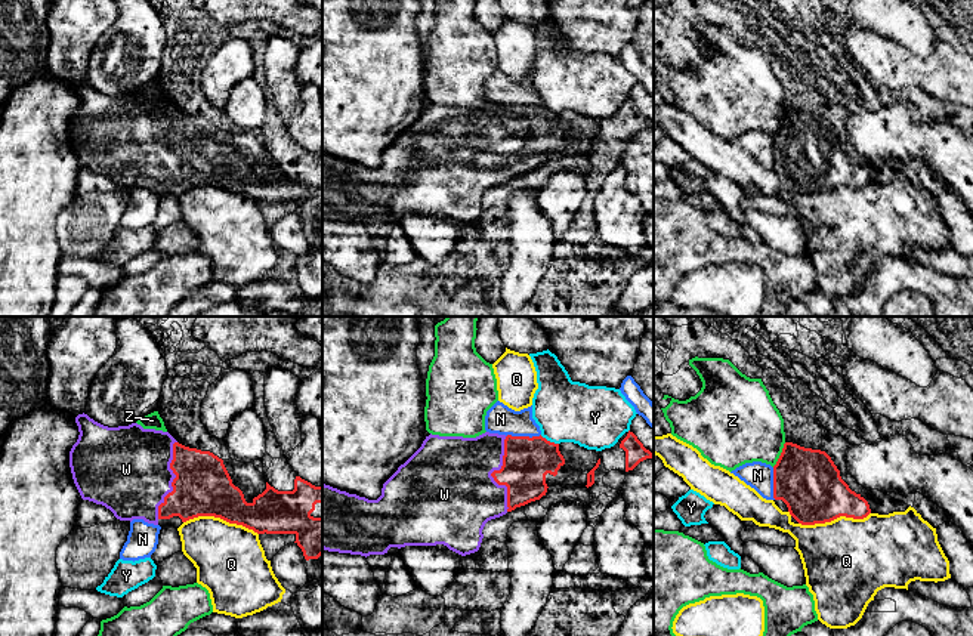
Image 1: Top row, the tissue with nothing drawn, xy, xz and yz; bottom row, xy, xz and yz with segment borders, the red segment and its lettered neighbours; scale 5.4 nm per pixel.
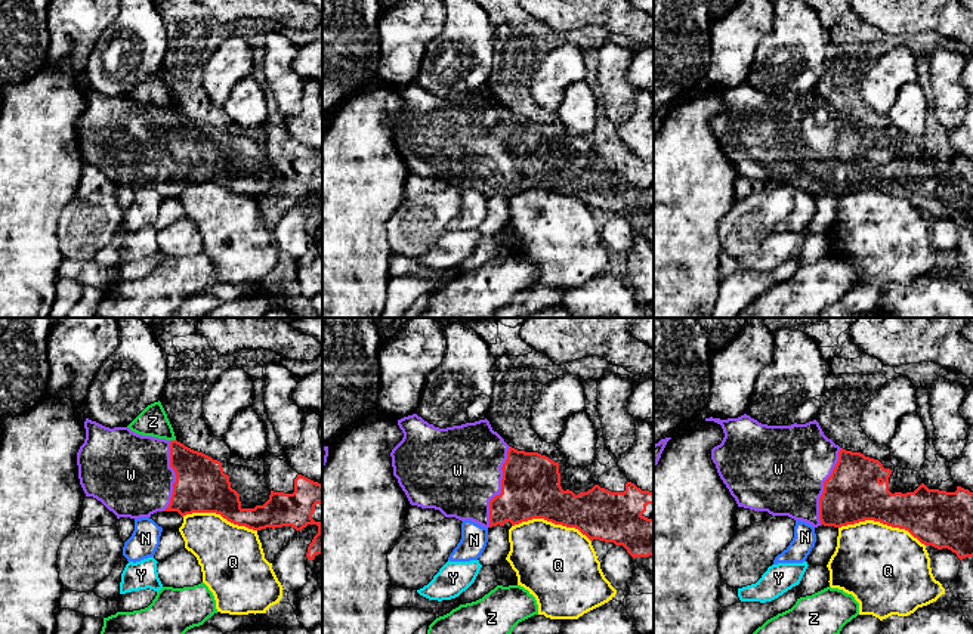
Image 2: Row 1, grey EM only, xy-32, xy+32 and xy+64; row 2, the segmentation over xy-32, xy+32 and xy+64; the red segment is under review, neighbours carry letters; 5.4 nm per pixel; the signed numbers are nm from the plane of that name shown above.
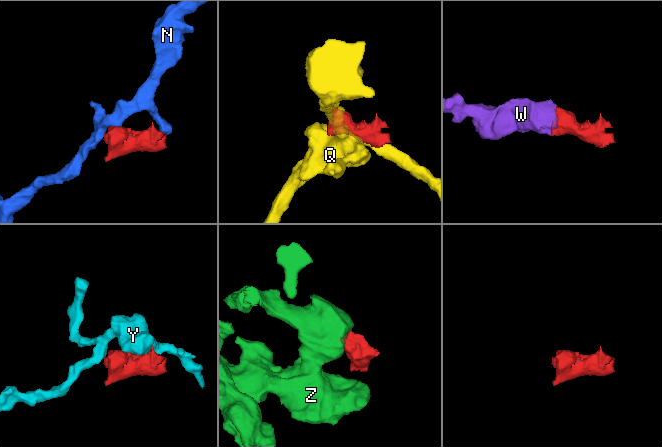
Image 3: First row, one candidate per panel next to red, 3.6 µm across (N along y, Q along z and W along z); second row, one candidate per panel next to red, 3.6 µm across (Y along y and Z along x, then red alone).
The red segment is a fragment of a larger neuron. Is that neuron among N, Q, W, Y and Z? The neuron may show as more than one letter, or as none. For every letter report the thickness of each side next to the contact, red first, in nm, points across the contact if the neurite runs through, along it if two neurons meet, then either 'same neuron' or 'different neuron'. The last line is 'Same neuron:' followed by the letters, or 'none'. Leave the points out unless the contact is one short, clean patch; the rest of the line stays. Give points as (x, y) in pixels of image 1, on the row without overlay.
N: 260 nm thick on the red side, 160 nm on the other; different neuron
Q: 320 nm thick on the red side, 380 nm on the other; different neuron
W: 260 nm thick on the red side, 500 nm on the other; same neuron
Y: 260 nm thick on the red side, 340 nm on the other; different neuron
Z: 340 nm thick on the red side, 400 nm on the other; border along yz (785, 111), (778, 129), (772, 135); different neuron
Same neuron: W

